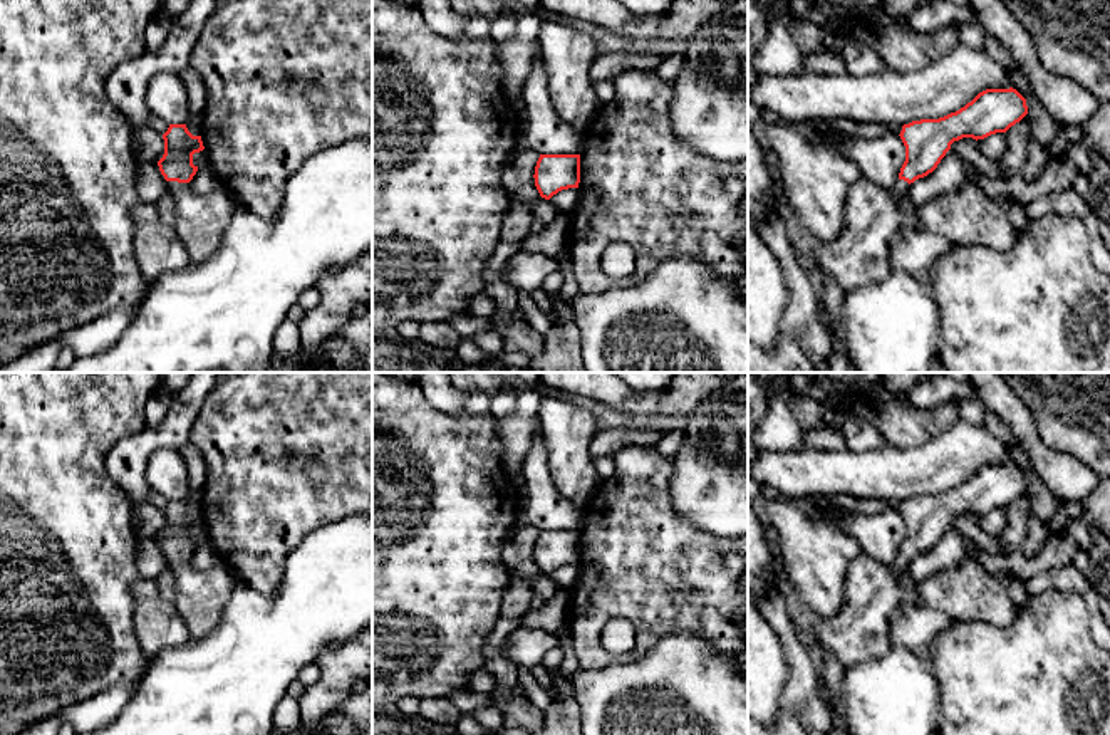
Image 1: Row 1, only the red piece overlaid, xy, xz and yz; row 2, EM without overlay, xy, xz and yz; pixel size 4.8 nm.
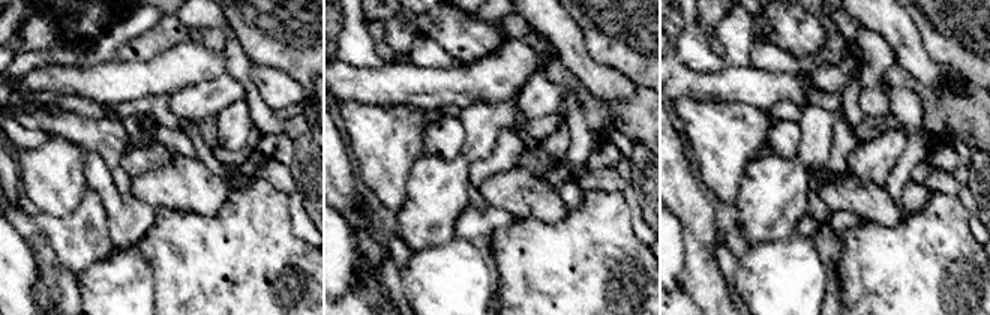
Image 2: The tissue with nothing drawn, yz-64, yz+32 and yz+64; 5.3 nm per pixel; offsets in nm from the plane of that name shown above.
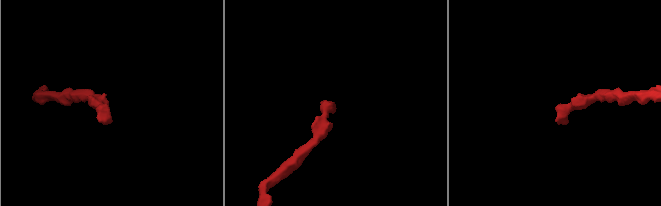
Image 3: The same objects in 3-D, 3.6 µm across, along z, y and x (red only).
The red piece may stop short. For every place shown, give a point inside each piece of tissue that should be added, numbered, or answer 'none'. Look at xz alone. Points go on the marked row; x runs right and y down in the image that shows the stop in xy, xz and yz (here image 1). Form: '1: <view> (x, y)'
none

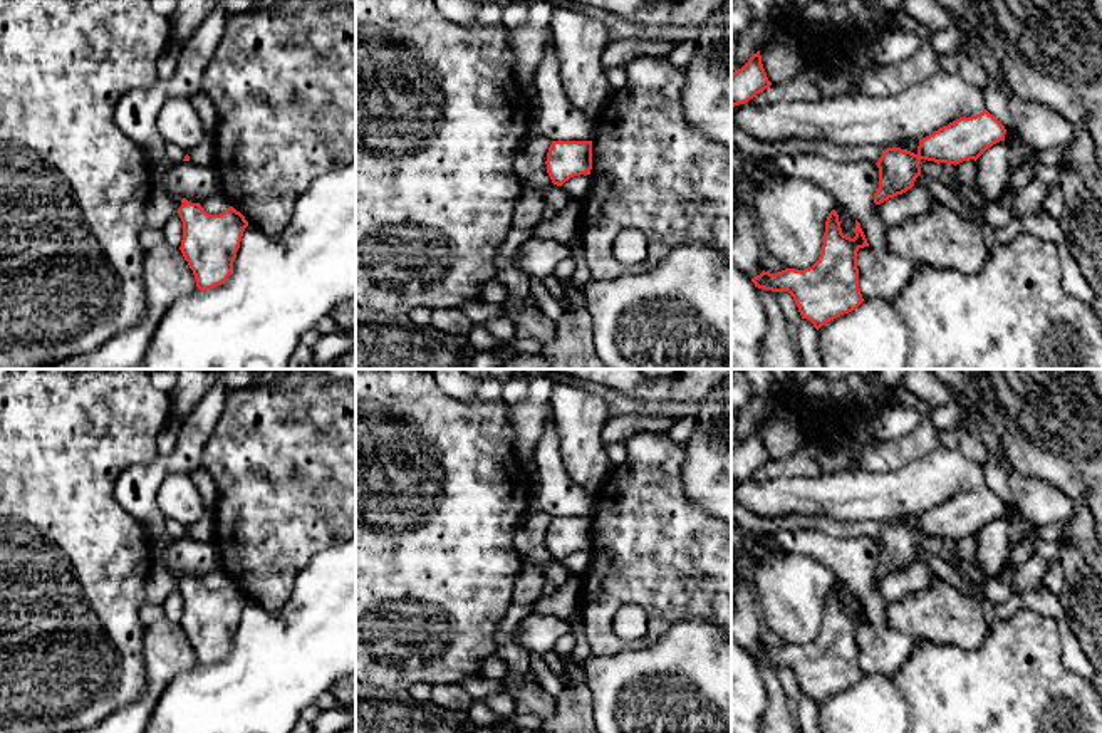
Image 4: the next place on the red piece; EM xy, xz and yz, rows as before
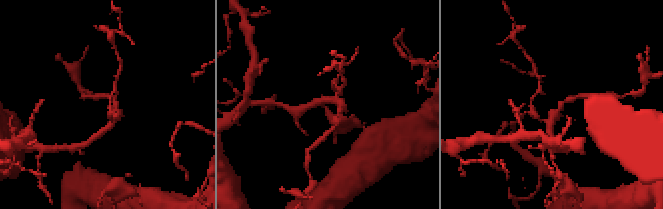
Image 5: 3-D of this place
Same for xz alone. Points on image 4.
none

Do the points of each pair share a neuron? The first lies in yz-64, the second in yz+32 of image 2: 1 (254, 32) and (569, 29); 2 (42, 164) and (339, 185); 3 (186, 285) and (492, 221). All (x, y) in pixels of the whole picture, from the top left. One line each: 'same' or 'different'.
1: different
2: different
3: different

